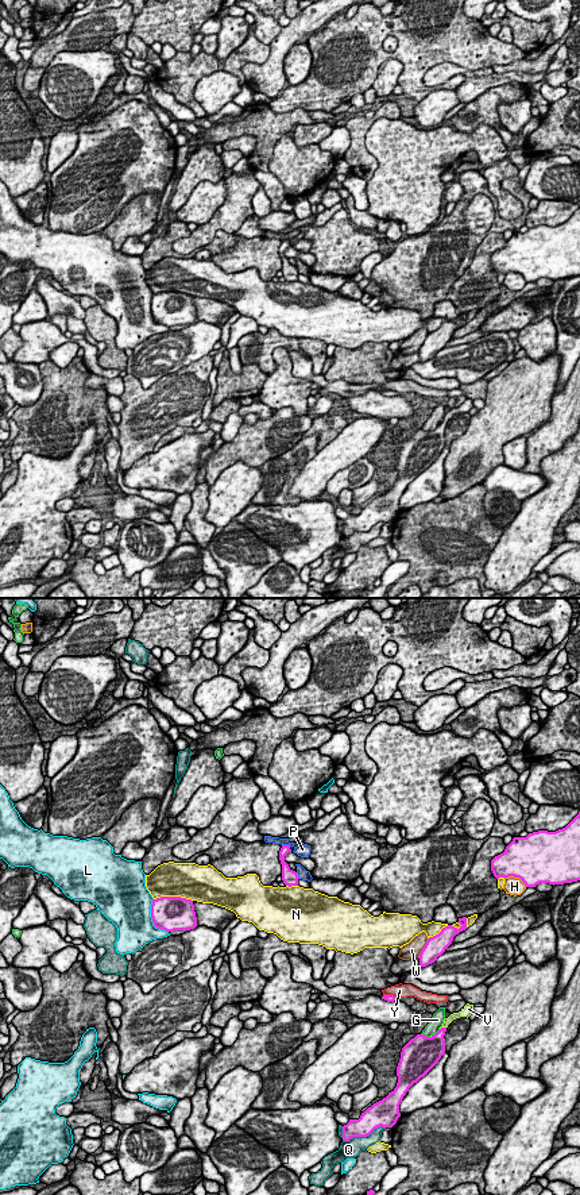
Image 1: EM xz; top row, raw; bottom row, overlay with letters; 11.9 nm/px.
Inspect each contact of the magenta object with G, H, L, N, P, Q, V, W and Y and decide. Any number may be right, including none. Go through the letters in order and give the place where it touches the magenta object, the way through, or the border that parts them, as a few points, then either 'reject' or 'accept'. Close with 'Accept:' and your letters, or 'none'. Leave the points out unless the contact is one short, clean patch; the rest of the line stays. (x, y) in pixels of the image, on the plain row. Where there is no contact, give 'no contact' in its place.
G: xz (437, 427) | reject
H: xz (515, 272) | reject
L: xz (151, 312) | reject
N: xz (173, 292) | reject
P: xz (286, 241) | reject
Q: xz (363, 531) | reject
V: xz (443, 423) | across xz (434, 442), (443, 423), (447, 416) | accept
W: xz (422, 343) | reject
Y: xz (391, 390) | along xz (383, 389), (399, 393) | reject
Accept: V

